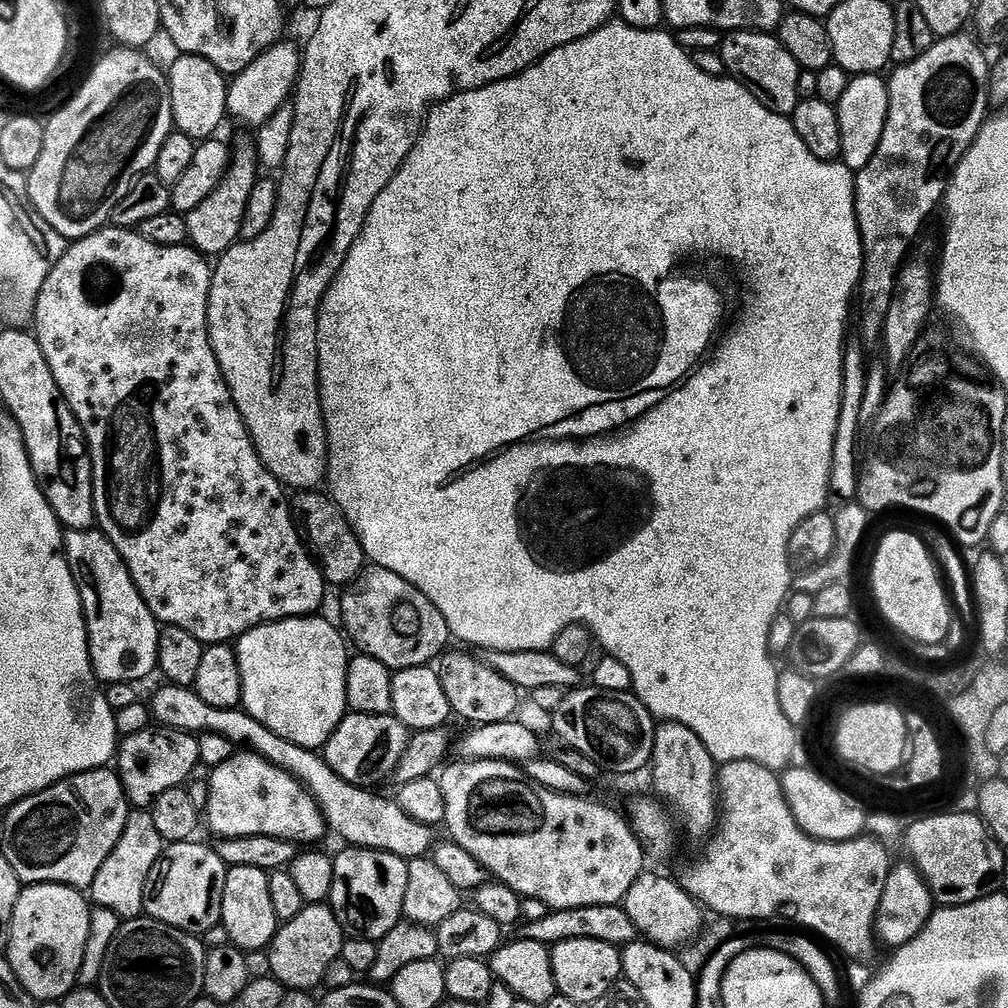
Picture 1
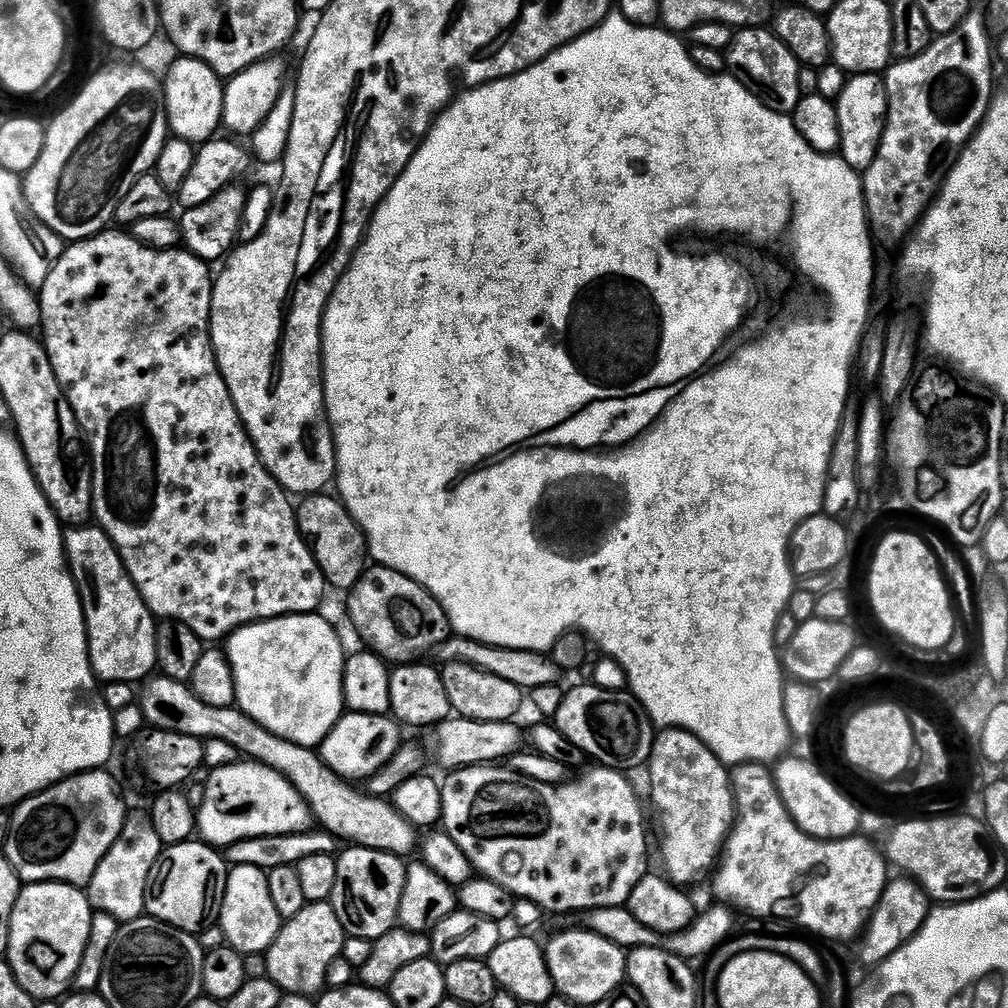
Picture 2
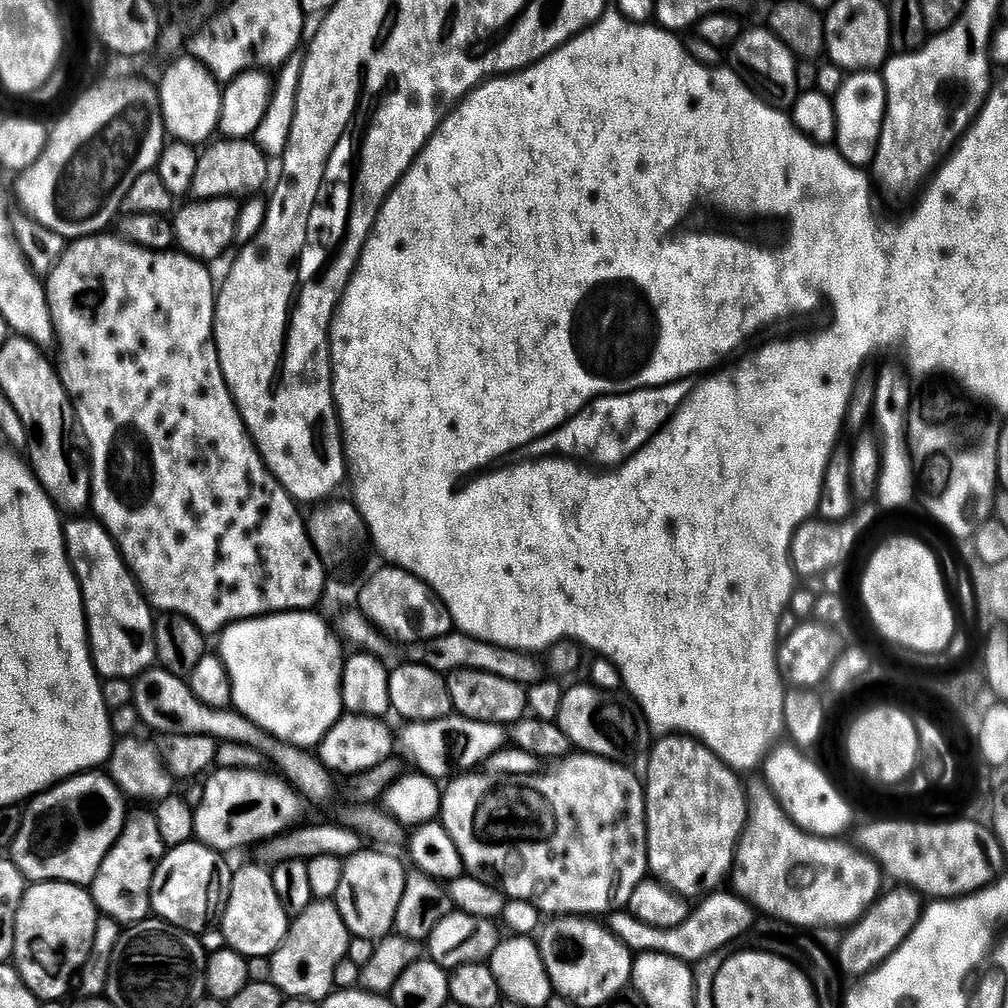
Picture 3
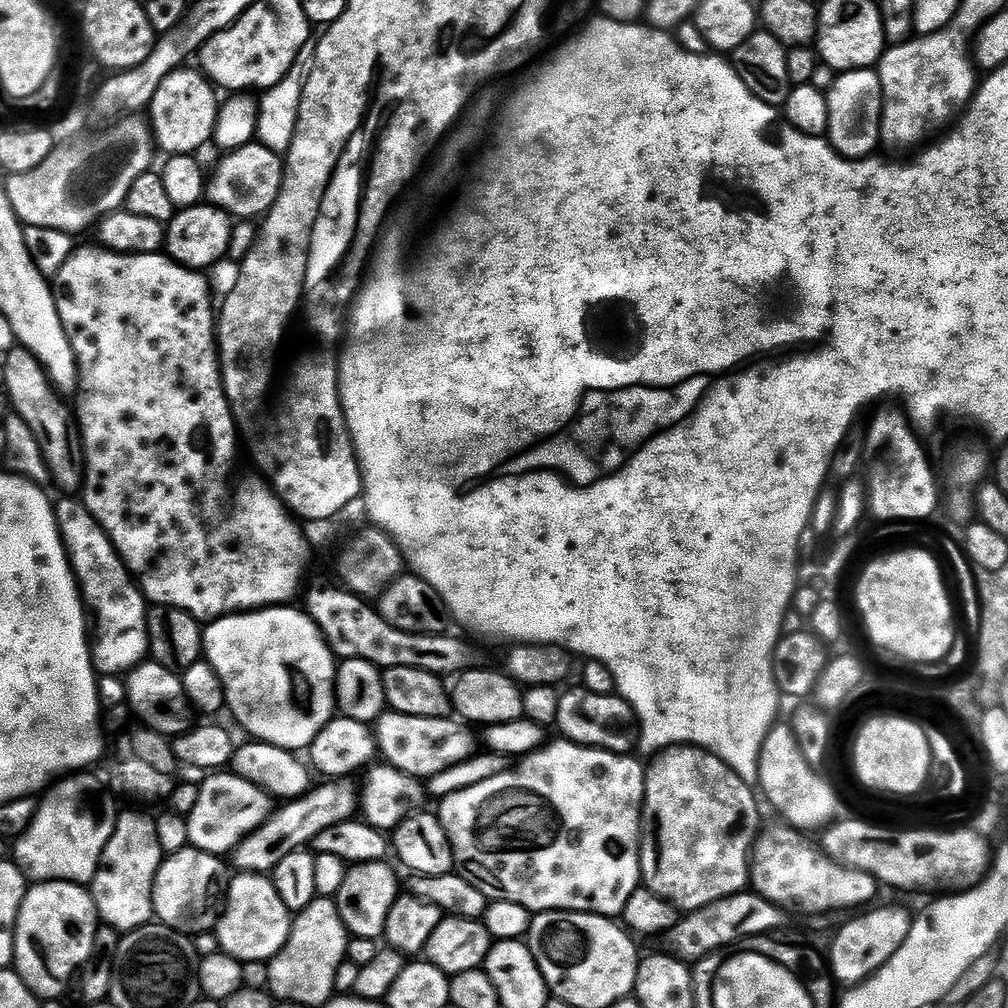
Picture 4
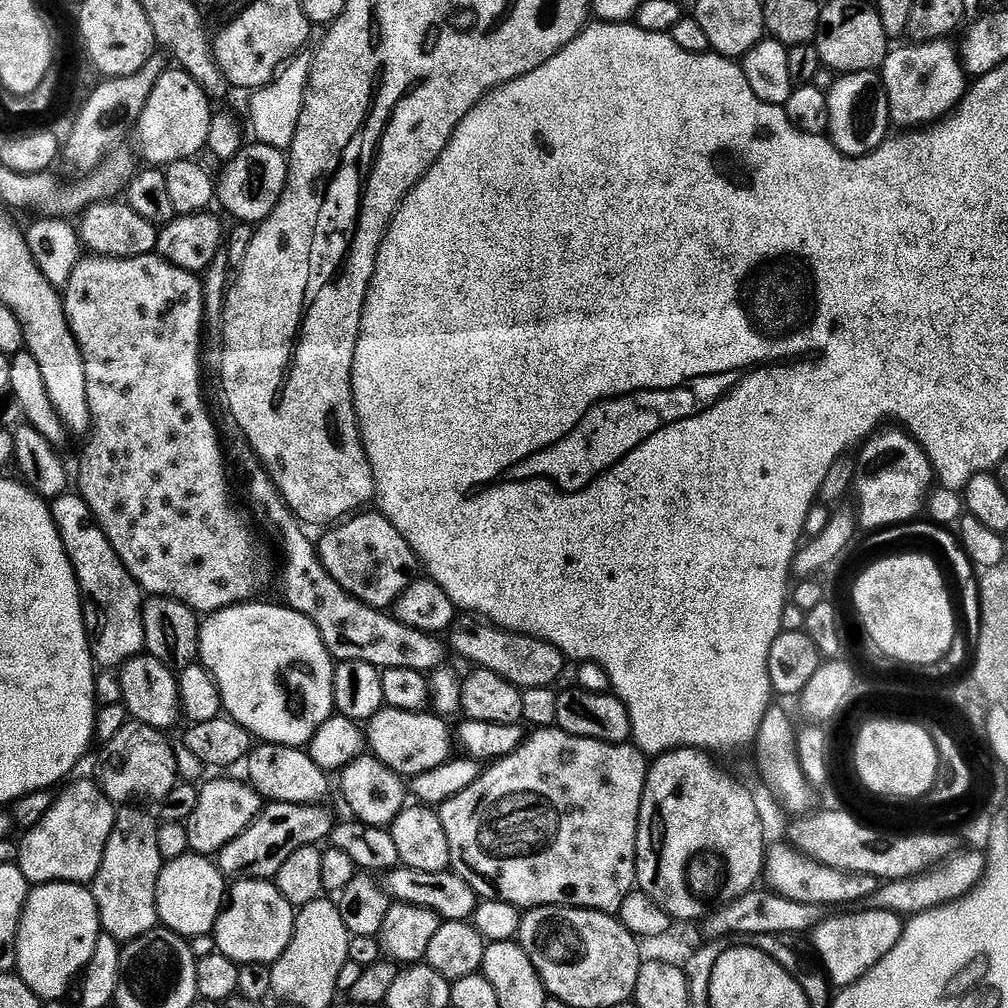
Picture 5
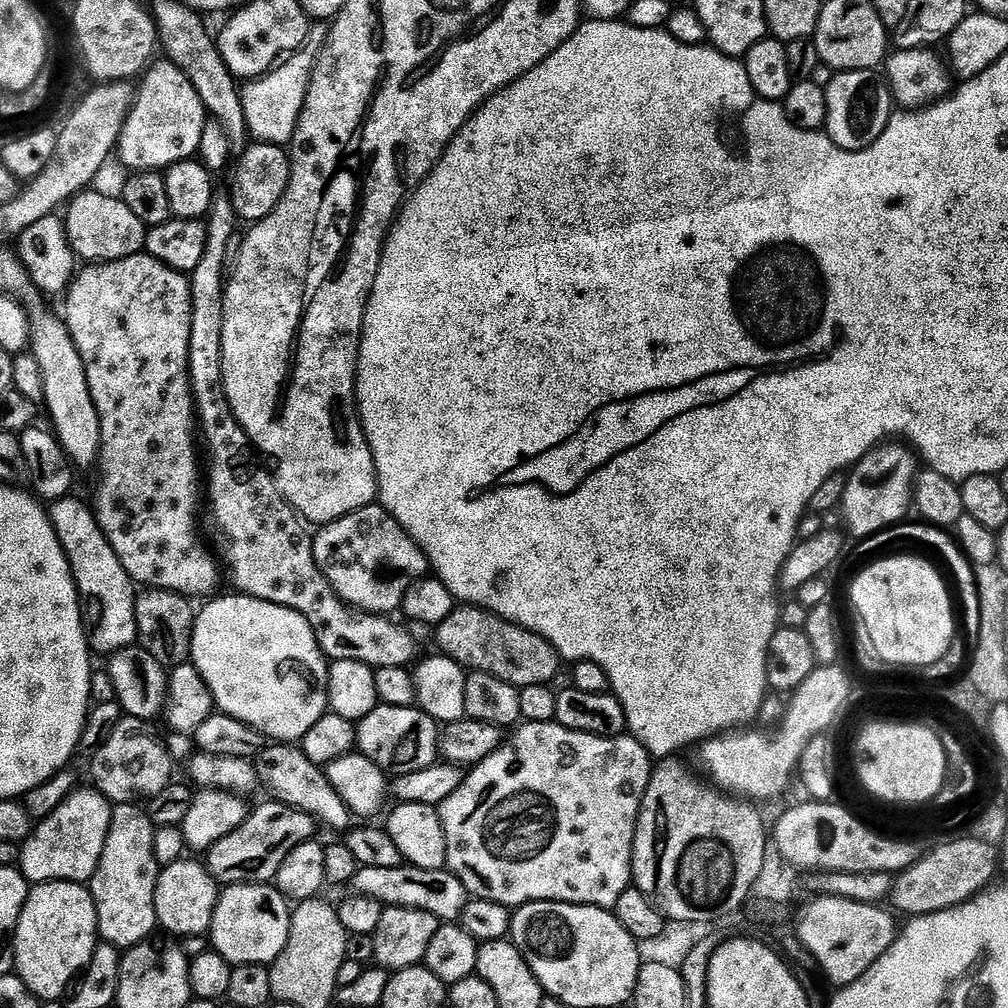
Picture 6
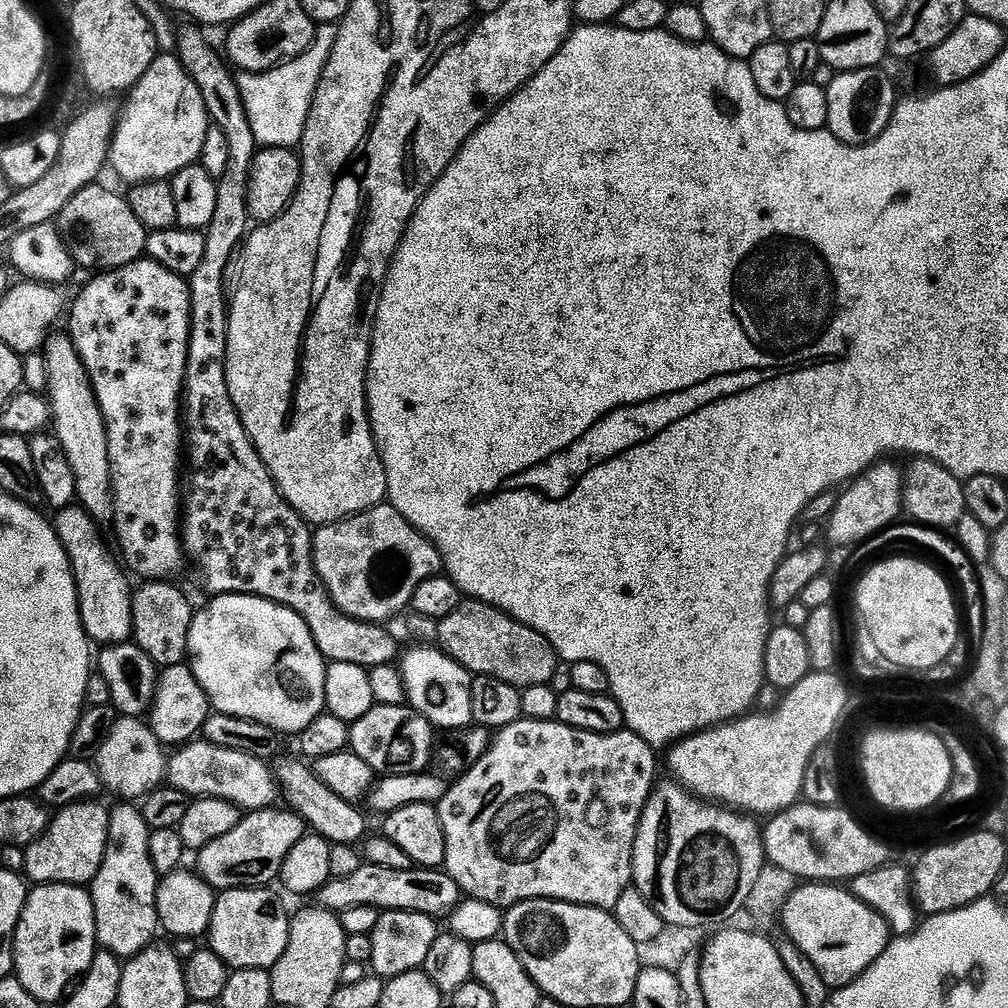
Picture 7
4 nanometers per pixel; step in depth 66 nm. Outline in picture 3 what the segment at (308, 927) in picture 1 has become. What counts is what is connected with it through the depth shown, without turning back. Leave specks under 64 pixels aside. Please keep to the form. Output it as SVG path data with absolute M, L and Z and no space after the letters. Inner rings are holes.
M313 899L306 910L295 913L294 919L289 923L286 938L272 953L270 983L279 992L283 992L285 997L294 1000L327 1000L336 988L334 970L338 970L338 962L346 959L352 937L335 902Z

